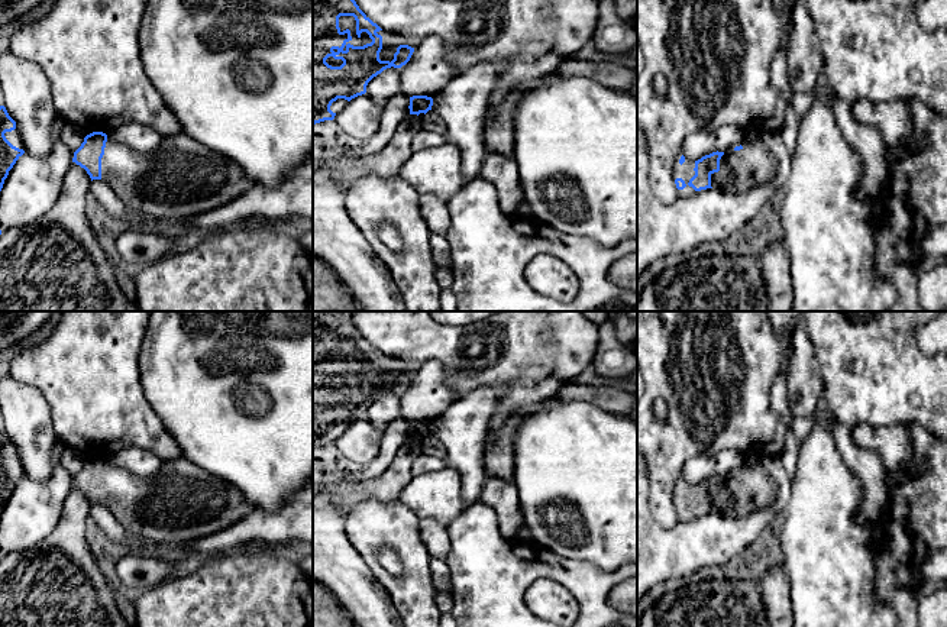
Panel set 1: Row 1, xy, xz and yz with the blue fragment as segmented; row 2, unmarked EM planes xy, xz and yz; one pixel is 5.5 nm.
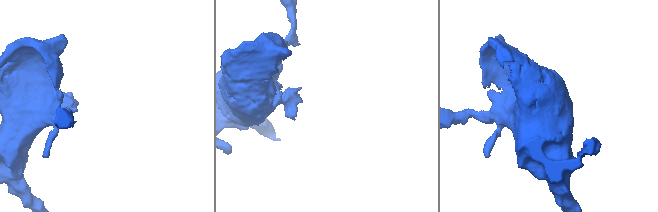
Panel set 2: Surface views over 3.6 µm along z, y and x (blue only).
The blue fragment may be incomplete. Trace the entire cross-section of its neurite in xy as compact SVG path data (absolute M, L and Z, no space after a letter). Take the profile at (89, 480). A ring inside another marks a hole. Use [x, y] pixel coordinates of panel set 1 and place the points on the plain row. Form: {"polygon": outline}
{"polygon": "M93 456L74 476L72 487L84 492L91 505L107 507L130 536L152 544L181 544L210 536L237 523L253 510L236 487L182 456L164 462L159 472L149 479L113 466L103 456Z"}

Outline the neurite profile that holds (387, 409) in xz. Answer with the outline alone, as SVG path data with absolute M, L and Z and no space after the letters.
M387 392L366 410L366 418L384 432L394 420L401 418L400 392Z

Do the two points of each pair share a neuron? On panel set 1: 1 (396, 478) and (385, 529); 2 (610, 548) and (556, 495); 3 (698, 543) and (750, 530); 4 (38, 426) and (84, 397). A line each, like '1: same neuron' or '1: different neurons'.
1: different neurons
2: same neuron
3: same neuron
4: different neurons

